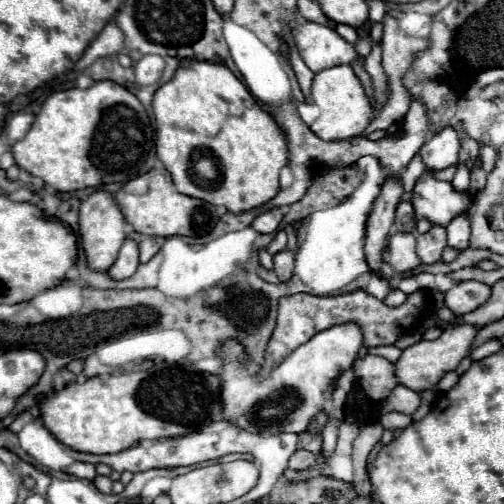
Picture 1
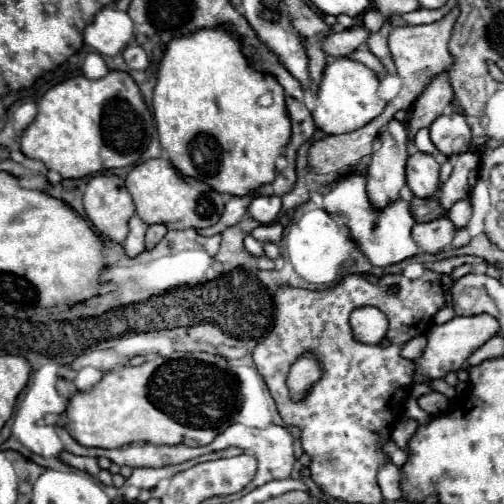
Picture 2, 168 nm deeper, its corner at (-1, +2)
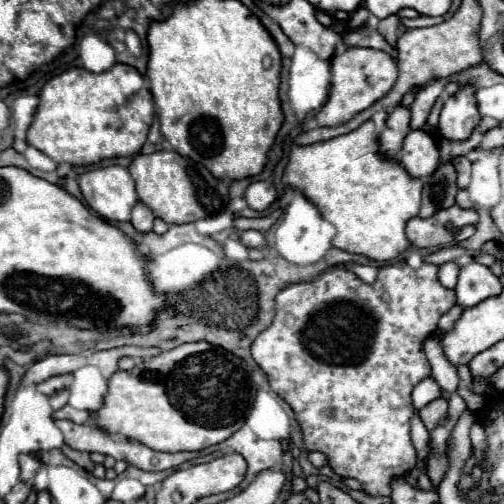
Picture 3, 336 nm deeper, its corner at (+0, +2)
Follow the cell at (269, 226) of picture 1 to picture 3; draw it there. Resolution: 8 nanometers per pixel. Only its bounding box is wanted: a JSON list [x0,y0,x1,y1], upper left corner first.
[244,182,276,212]

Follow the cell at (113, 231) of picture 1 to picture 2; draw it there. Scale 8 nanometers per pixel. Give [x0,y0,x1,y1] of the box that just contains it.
[83,174,135,242]

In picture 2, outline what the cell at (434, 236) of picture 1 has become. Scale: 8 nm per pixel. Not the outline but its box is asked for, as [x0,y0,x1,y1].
[413,218,455,254]

